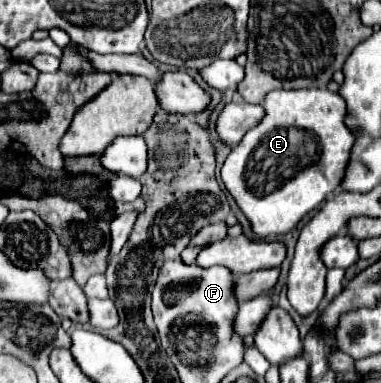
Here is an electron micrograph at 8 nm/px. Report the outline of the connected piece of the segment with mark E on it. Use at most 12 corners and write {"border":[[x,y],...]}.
{"border":[[327,88],[273,90],[221,178],[259,238],[337,190],[357,134]]}

